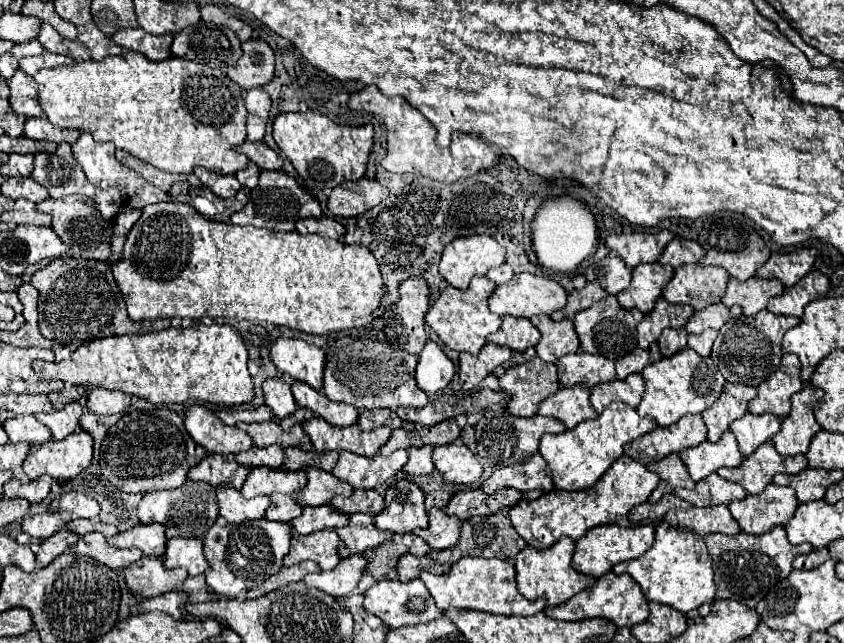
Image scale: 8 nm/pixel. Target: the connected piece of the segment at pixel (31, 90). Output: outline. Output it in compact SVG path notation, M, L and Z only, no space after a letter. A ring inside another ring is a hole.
M15 70L15 74L7 80L7 84L11 90L9 104L15 114L23 114L27 118L43 114L43 110L37 102L37 86L31 76L23 74L21 70Z

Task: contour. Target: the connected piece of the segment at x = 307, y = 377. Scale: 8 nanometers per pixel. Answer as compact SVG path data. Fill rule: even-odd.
M279 338L269 352L279 372L289 374L293 380L307 382L311 388L321 390L325 372L325 352L301 338Z

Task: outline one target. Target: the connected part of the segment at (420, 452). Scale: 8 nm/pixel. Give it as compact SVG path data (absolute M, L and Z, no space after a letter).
M411 446L409 450L409 462L403 466L403 472L413 476L413 474L431 474L433 472L433 446L421 446L421 448L415 448Z

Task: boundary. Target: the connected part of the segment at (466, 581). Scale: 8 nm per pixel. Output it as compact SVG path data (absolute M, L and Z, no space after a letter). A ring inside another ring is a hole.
M465 556L459 562L451 566L447 574L431 574L423 572L421 580L425 582L427 590L435 598L437 608L447 610L447 608L471 608L471 610L481 610L481 612L491 612L491 614L505 614L505 616L533 616L541 610L545 610L547 602L543 598L539 600L527 600L519 594L515 586L515 568L507 560L499 558L471 558Z

